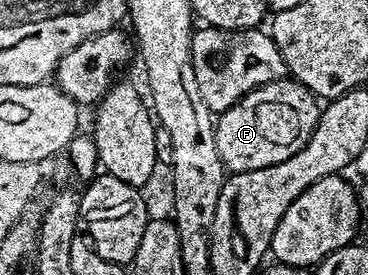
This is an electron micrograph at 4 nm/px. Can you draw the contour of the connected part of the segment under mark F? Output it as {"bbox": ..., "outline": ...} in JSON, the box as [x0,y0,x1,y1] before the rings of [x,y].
{"bbox":[215,76,321,172],"outline":[[[288,76],[252,90],[245,98],[241,98],[215,119],[218,156],[224,162],[225,171],[239,172],[270,168],[274,164],[282,164],[282,160],[290,160],[290,156],[294,156],[301,150],[314,132],[316,121],[320,119],[321,109],[321,103],[316,95],[311,94],[302,83]]]}

